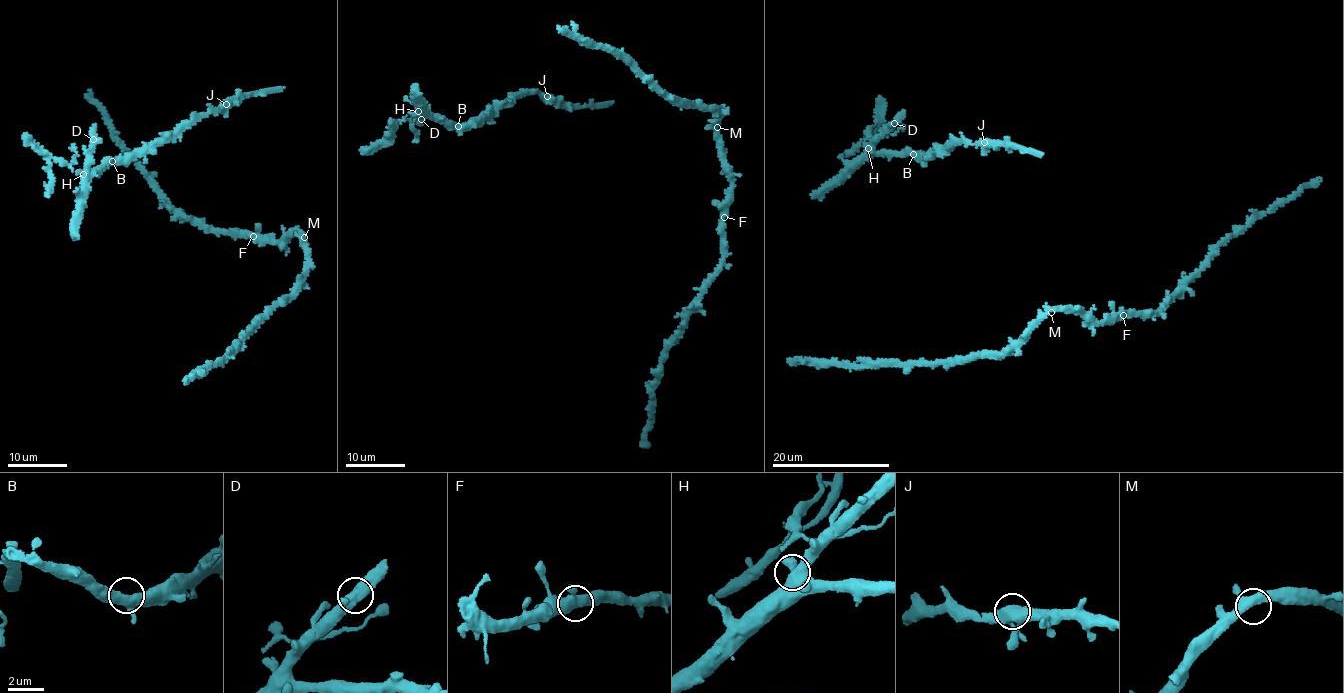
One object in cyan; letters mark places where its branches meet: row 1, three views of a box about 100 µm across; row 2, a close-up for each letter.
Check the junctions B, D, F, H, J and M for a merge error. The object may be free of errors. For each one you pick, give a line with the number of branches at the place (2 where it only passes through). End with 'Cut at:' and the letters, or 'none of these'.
Cut at: none of these

